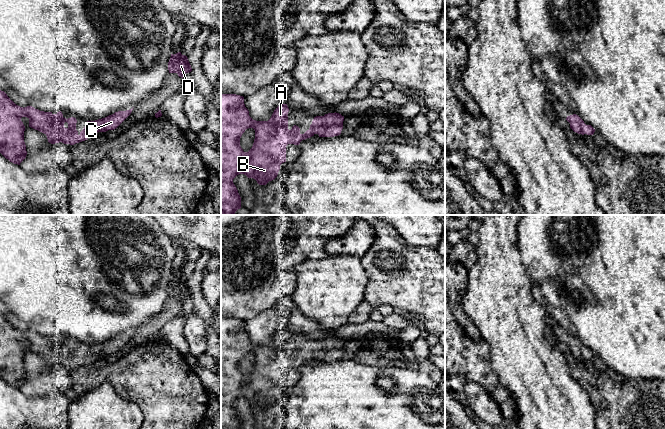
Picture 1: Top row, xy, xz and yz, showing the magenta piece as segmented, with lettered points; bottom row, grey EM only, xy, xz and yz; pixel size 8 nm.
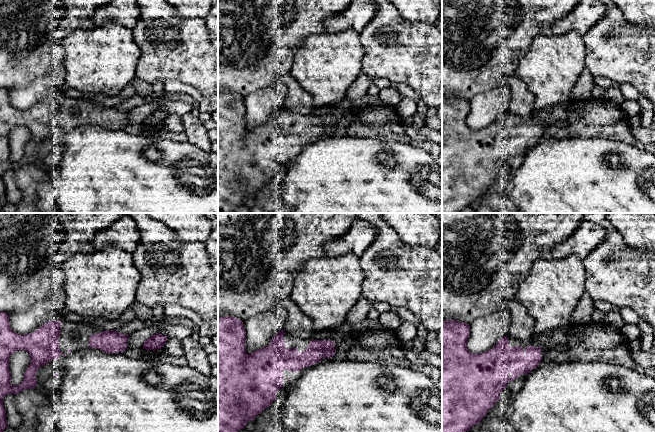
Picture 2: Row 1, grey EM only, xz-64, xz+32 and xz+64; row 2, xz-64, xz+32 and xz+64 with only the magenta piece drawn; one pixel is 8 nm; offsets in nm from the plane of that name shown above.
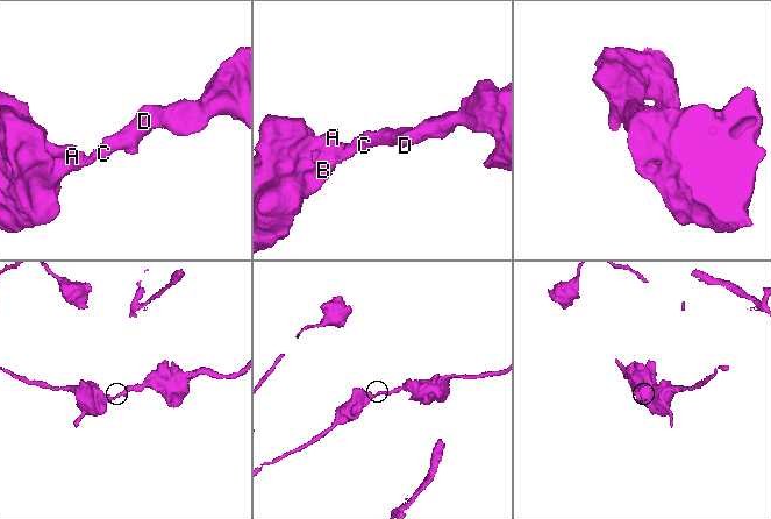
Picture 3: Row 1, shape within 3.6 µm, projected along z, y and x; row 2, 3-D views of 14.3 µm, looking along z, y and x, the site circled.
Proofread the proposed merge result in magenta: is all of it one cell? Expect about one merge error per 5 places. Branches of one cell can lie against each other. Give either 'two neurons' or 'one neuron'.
one neuron

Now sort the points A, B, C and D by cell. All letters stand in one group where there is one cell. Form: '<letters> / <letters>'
A B C D

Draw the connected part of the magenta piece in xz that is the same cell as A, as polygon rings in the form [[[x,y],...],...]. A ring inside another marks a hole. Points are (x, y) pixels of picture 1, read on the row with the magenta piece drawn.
[[[221,95],[221,215],[234,215],[241,208],[241,197],[233,183],[237,175],[244,174],[255,179],[259,185],[266,185],[277,177],[280,165],[286,162],[288,144],[299,145],[302,140],[315,134],[319,137],[338,136],[343,129],[344,116],[335,112],[314,117],[310,128],[301,134],[296,125],[291,130],[288,129],[288,112],[287,104],[282,104],[274,110],[268,121],[256,121],[249,116],[243,96]],[[248,128],[255,130],[255,139],[252,148],[244,152],[240,146],[240,138]]]

